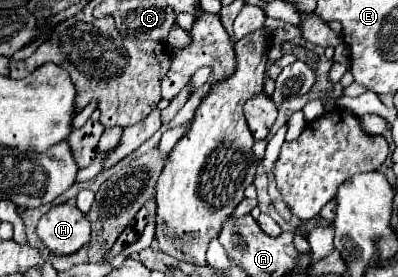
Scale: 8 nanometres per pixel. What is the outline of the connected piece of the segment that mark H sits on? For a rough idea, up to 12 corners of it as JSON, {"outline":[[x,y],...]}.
{"outline":[[73,203],[53,205],[37,235],[55,255],[89,243],[89,221]]}

